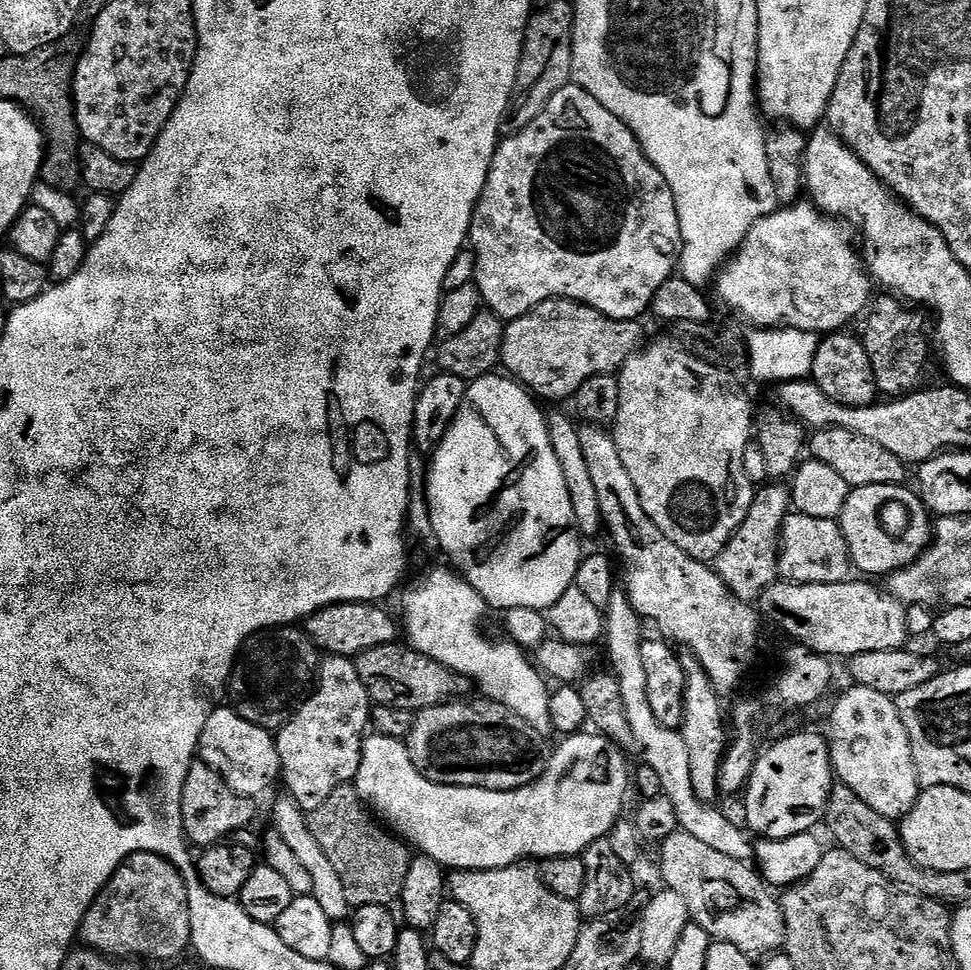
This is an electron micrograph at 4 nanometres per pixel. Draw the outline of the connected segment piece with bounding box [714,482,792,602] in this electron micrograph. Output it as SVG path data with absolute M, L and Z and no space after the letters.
M768 482L757 491L750 510L714 561L716 573L740 600L759 601L760 596L778 580L780 567L780 531L792 508L792 493L783 483Z

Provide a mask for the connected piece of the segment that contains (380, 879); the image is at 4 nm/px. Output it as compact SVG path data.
M352 784L334 790L318 810L310 813L308 825L322 850L326 850L326 858L330 858L334 870L338 870L349 905L356 908L371 904L392 906L399 901L413 853L405 841L374 819Z

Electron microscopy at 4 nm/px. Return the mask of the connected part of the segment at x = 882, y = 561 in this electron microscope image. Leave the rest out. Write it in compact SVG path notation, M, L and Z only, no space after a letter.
M862 486L851 489L846 498L846 506L842 506L838 523L846 538L853 569L857 573L865 572L863 575L868 578L884 578L899 568L910 566L926 551L934 535L933 517L924 507L924 501L913 489L911 492L908 486Z

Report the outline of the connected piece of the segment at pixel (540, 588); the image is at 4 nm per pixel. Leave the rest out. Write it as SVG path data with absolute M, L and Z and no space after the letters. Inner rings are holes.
M496 375L480 376L468 384L466 394L462 398L462 406L458 406L458 414L454 418L450 430L446 430L446 438L442 438L442 442L435 452L431 453L430 463L427 465L430 522L433 523L434 534L437 535L439 551L444 551L452 559L451 567L459 572L466 582L470 582L470 586L474 586L474 590L478 590L478 594L482 594L485 605L489 609L529 608L544 612L550 606L554 606L554 602L558 602L558 598L562 598L562 594L566 594L566 590L570 590L575 585L582 559L582 551L580 552L582 537L580 529L576 526L570 490L566 490L566 477L562 474L562 466L558 466L558 457L554 455L554 446L550 446L545 409L539 408L541 405L538 403L537 397L533 396L524 385L516 383L507 375Z

